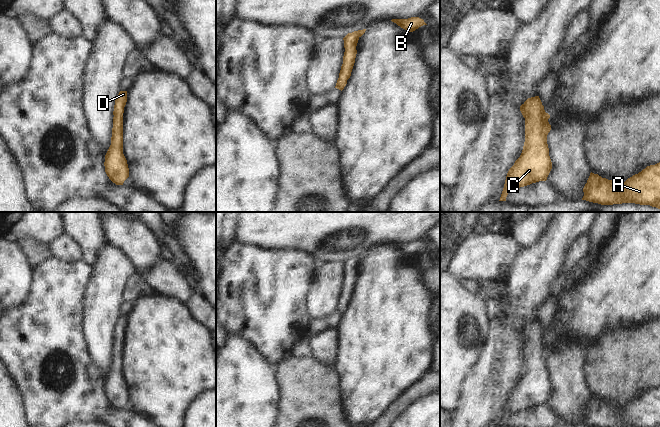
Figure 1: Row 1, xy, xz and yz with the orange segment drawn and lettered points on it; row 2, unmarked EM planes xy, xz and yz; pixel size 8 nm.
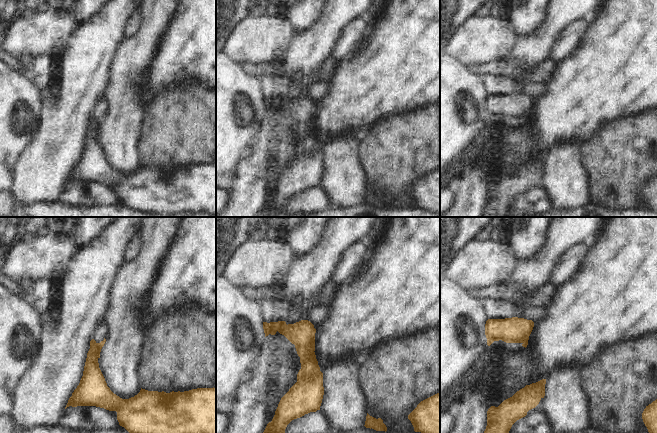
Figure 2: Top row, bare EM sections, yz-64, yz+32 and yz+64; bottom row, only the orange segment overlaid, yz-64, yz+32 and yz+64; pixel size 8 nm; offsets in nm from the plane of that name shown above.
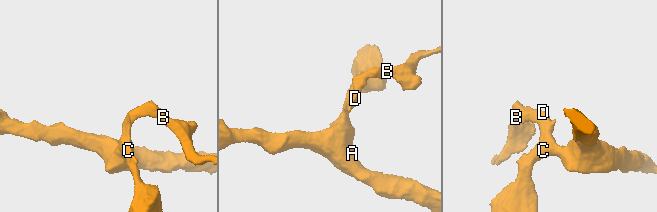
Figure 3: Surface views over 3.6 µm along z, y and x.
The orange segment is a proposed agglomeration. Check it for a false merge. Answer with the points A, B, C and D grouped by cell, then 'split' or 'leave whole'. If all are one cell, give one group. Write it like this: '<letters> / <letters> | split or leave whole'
A B C D | leave whole

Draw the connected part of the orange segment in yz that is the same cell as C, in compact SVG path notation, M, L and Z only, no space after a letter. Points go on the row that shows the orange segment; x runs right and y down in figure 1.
M539 96L528 98L520 106L520 111L525 118L525 142L520 157L507 173L499 201L506 201L513 189L546 181L552 169L547 144L550 115L545 112Z

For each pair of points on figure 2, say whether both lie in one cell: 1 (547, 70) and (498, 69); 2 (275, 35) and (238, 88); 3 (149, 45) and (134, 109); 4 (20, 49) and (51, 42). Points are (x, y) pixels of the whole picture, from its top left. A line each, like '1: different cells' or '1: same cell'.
1: same cell
2: different cells
3: same cell
4: same cell

